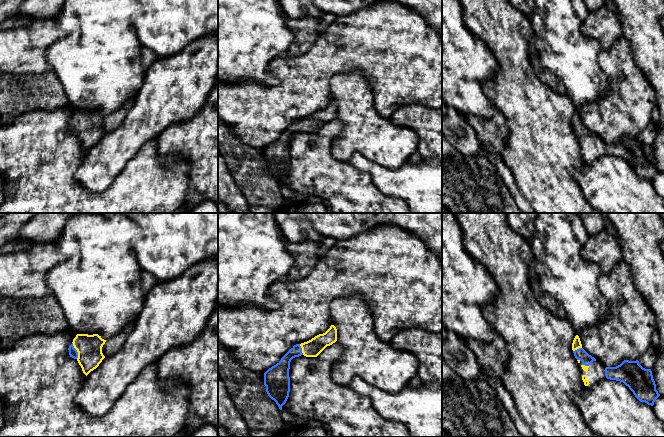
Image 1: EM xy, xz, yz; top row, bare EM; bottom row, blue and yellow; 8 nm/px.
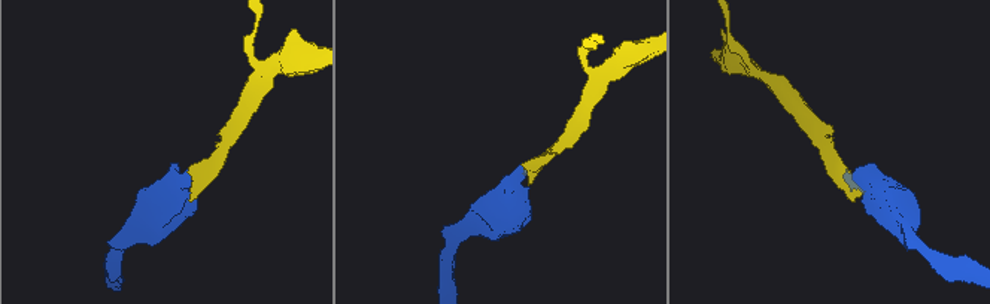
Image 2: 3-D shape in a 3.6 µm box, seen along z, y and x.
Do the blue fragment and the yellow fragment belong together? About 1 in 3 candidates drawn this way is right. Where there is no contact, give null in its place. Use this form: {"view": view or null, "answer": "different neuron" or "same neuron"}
{"view": "xy", "answer": "same neuron"}

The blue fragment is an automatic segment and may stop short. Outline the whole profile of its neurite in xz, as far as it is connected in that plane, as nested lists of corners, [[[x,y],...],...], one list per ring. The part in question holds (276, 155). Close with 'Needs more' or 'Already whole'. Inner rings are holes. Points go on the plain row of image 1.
[[[334,101],[323,110],[311,116],[294,121],[281,136],[264,149],[264,161],[268,172],[276,178],[279,185],[286,179],[290,168],[289,145],[293,134],[304,131],[317,133],[327,122],[337,117],[337,105]]]. Needs more

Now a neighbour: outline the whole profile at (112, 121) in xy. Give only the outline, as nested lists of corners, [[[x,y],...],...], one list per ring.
[[[134,100],[126,102],[123,106],[119,107],[117,111],[106,116],[105,120],[102,123],[103,131],[109,132],[116,129],[124,120],[128,110],[132,107]]]

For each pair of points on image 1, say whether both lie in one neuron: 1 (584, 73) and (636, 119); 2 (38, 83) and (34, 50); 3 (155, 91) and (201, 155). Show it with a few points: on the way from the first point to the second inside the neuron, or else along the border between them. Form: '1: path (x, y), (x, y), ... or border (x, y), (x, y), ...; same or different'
1: border (602, 69), (609, 89), (596, 100), (585, 103); different
2: border (50, 70), (44, 73), (13, 73); different
3: border (198, 109), (188, 119), (170, 124), (158, 135); different

